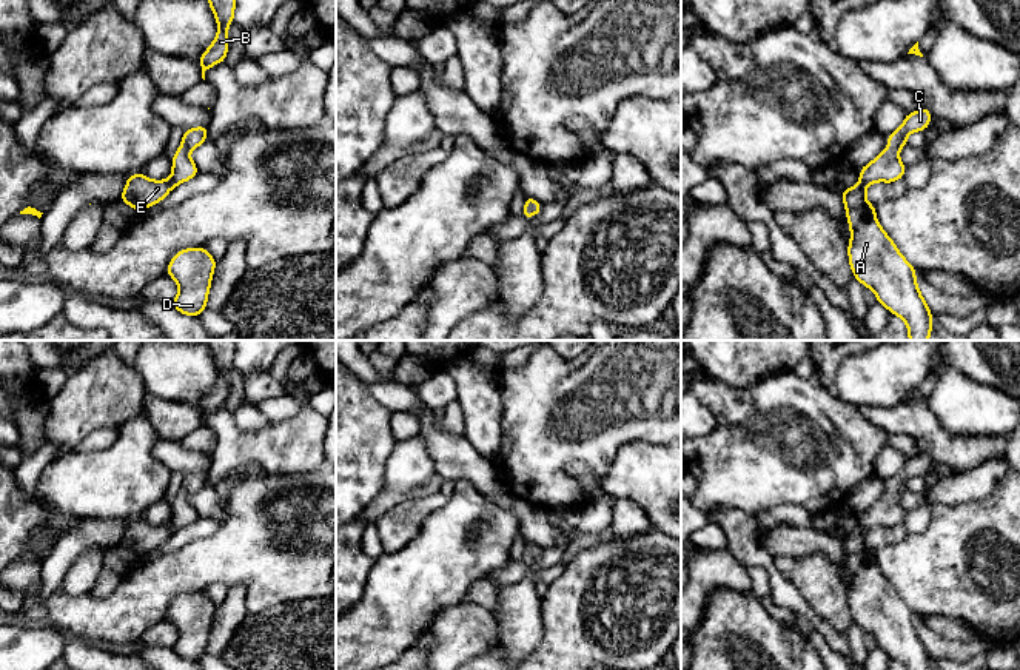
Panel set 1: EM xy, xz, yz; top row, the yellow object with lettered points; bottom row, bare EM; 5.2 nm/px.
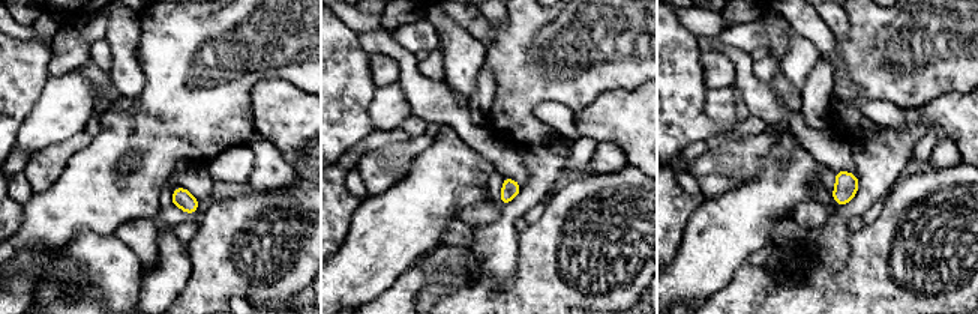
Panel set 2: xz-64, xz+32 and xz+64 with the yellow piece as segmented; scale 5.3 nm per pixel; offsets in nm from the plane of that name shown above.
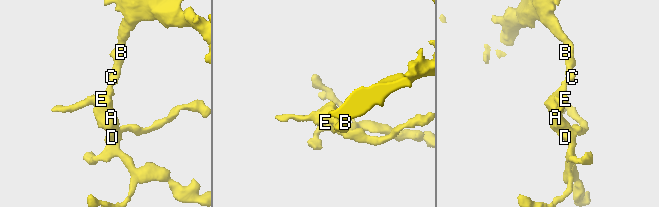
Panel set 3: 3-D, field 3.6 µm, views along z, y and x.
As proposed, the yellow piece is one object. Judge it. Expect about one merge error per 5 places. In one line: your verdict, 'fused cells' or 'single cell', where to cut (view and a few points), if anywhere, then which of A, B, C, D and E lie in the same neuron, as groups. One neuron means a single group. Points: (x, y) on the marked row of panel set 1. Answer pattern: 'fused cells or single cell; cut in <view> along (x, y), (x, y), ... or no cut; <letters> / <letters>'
single cell; no cut; A B C D E

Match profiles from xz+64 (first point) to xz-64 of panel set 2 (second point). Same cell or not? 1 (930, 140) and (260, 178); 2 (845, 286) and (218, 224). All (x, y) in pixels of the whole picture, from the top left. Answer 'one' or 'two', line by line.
1: two
2: one

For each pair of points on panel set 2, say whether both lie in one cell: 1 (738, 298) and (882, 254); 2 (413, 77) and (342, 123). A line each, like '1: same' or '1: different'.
1: same
2: different

